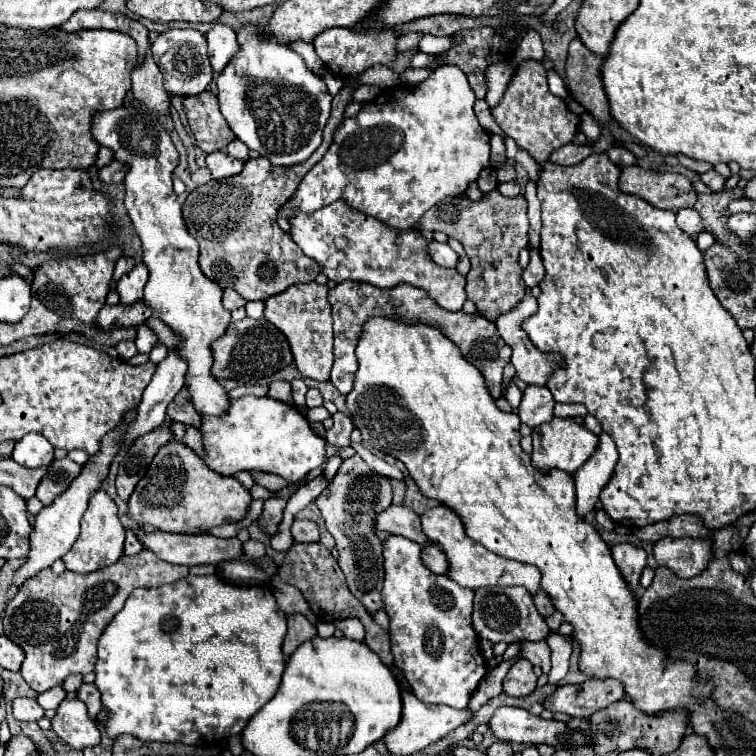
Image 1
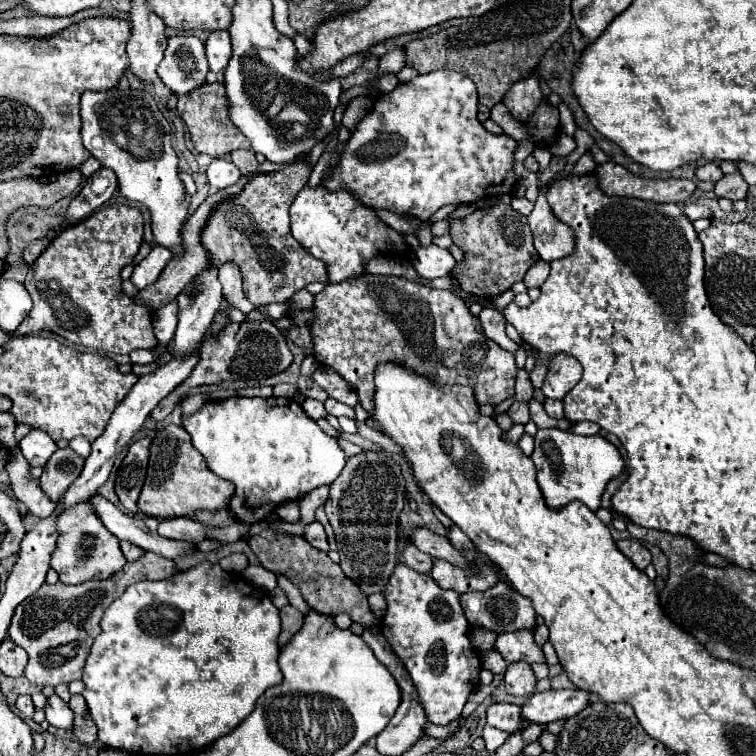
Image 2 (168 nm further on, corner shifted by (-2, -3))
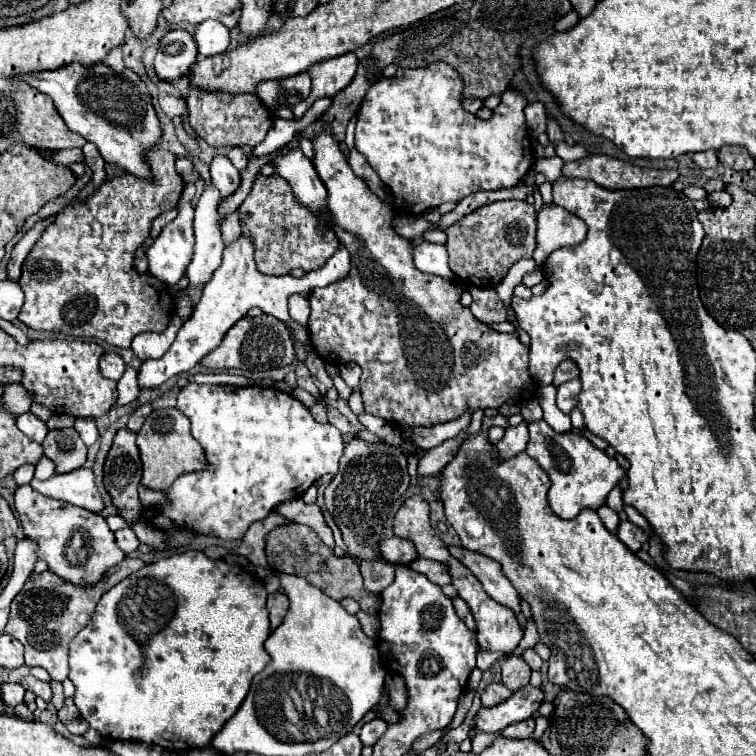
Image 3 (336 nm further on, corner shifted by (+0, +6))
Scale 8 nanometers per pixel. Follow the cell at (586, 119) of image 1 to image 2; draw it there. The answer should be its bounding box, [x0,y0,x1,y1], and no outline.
[571,151,595,175]

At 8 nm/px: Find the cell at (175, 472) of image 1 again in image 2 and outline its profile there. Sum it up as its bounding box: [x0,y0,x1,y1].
[137,424,233,518]

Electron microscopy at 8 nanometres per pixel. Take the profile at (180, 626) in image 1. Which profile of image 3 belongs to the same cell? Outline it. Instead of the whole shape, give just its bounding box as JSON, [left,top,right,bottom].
[69,551,271,751]

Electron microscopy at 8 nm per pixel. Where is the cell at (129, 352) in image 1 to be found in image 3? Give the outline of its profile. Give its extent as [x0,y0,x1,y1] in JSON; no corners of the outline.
[131,315,183,361]

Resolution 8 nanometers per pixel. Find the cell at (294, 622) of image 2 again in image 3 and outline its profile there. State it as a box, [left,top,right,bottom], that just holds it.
[267,591,289,629]

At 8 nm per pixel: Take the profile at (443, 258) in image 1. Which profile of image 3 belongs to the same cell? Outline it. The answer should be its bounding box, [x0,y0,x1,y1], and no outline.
[413,241,453,279]

